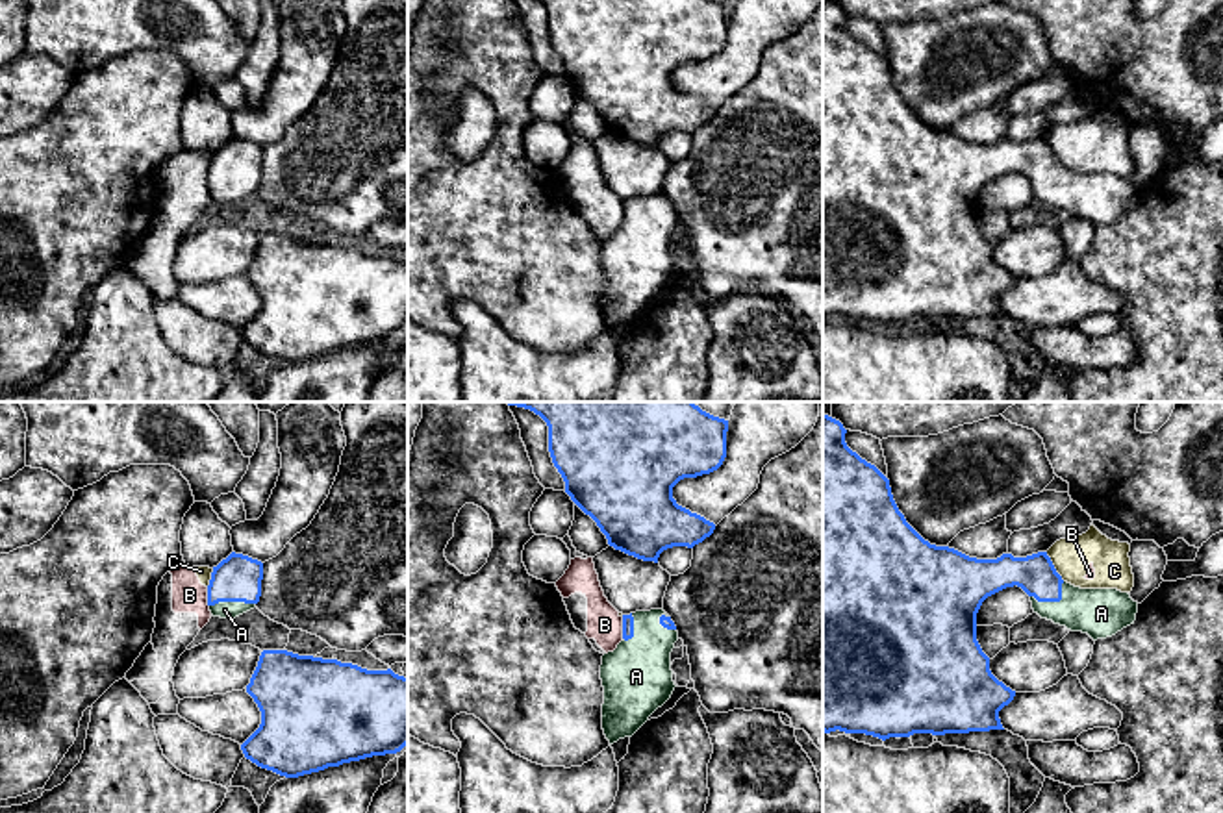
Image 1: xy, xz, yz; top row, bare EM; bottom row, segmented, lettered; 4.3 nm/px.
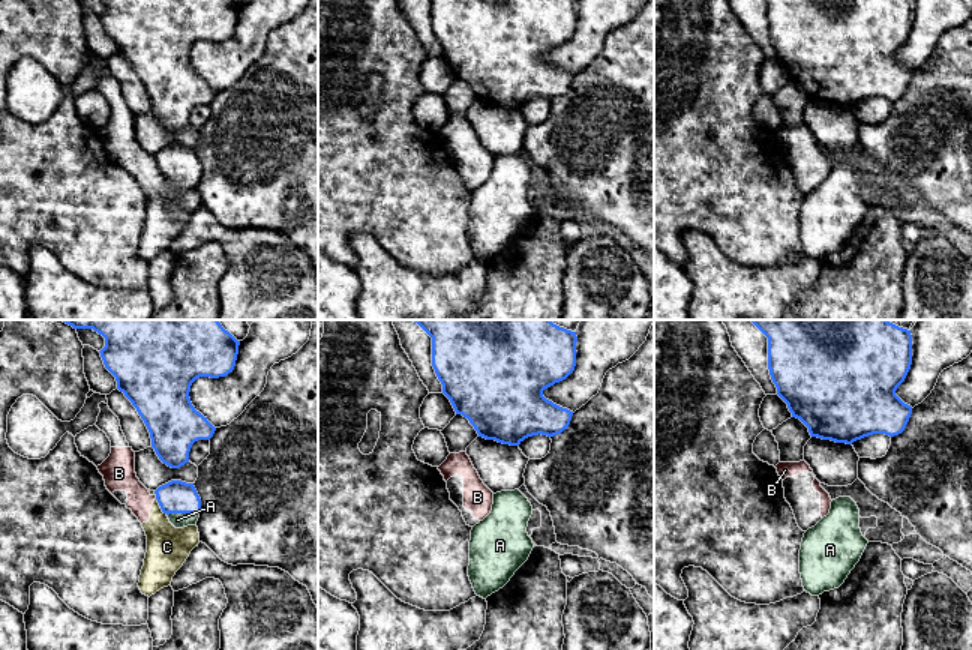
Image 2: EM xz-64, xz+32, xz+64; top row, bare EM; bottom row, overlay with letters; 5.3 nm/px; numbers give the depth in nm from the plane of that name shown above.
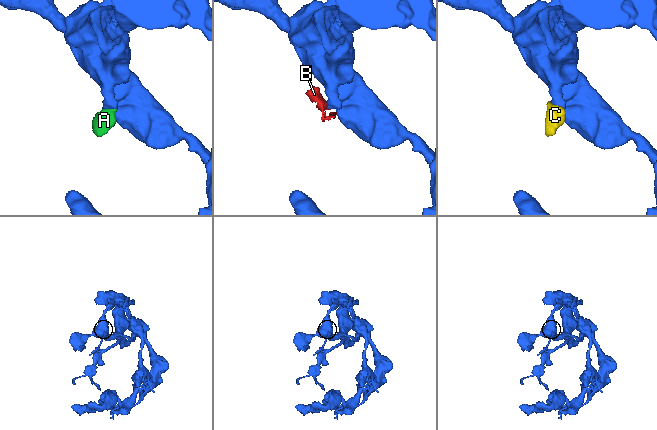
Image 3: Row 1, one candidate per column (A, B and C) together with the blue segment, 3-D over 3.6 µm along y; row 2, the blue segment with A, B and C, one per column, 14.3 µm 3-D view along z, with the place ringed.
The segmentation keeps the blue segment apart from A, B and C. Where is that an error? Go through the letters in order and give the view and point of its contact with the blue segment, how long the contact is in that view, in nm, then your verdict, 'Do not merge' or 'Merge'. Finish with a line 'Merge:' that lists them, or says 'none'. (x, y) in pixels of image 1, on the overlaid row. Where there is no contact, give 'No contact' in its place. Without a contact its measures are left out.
A: Touches blue at yz (1053, 600). Shared border 170 nm. Merge
B: Touches blue at xz (623, 628). Shared border 100 nm. Do not merge
C: Touches blue at yz (1053, 567). Shared border 150 nm. Do not merge
Merge: A

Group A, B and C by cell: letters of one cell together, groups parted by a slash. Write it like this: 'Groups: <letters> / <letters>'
Groups: A / B C

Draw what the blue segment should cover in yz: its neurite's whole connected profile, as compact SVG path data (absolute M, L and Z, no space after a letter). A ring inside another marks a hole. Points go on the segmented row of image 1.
M823 413L823 732L845 732L845 733L865 733L882 741L889 737L910 737L914 733L969 733L969 732L990 732L1004 730L999 719L999 711L1008 706L1015 691L999 682L990 670L990 657L982 652L977 641L977 613L982 602L1006 589L1021 587L1032 602L1034 613L1041 619L1053 620L1054 624L1065 626L1071 632L1088 633L1093 641L1106 639L1134 624L1138 613L1138 602L1128 593L1117 589L1080 589L1062 580L1056 572L1047 552L1038 552L1027 557L1014 557L1002 554L997 559L977 559L969 557L949 546L936 546L925 541L899 511L889 480L871 463L862 459L845 443L847 430L843 424Z

